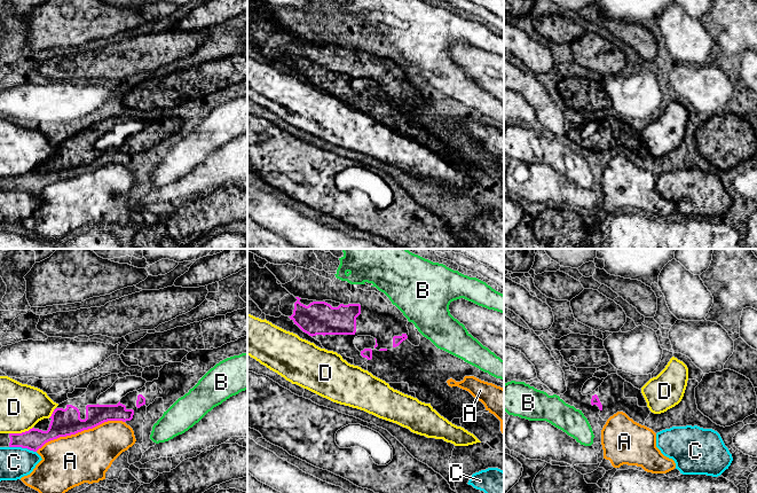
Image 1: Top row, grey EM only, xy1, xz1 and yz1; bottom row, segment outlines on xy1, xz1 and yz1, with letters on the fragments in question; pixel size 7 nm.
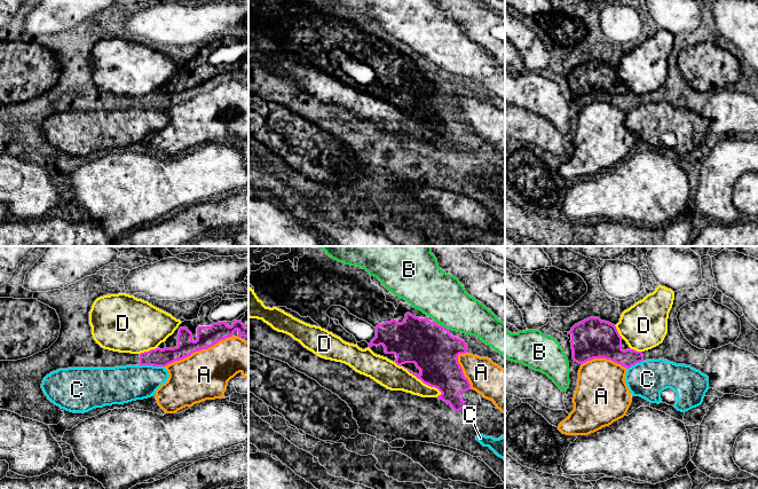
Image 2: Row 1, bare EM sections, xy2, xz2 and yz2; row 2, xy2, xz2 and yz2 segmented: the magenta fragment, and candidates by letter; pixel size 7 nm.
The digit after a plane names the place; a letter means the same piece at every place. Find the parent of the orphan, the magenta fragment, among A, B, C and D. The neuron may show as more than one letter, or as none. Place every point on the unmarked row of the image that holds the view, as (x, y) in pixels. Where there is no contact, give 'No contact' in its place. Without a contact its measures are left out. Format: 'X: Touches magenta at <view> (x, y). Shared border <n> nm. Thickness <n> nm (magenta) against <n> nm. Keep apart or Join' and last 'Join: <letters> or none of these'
A: Touches magenta at xy1 (79, 174). Shared border 650 nm. Thickness 190 nm (magenta) against 360 nm. Keep apart
B: Touches magenta at xz2 (443, 70). Shared border 70 nm. Thickness 320 nm (magenta) against 320 nm. Keep apart
C: Touches magenta at xy1 (23, 190). Shared border 200 nm. Thickness 150 nm (magenta) against 220 nm. Keep apart
D: Touches magenta at xz2 (423, 125). Shared border 340 nm. Thickness 320 nm (magenta) against 180 nm. Keep apart
Join: none of these

